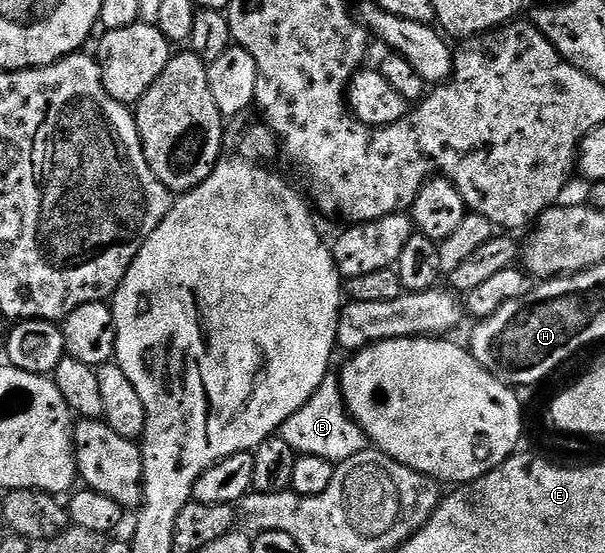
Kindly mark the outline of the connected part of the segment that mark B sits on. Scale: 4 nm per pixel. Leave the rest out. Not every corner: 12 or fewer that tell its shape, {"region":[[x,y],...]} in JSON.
{"region":[[328,375],[285,419],[296,455],[333,463],[369,447]]}

